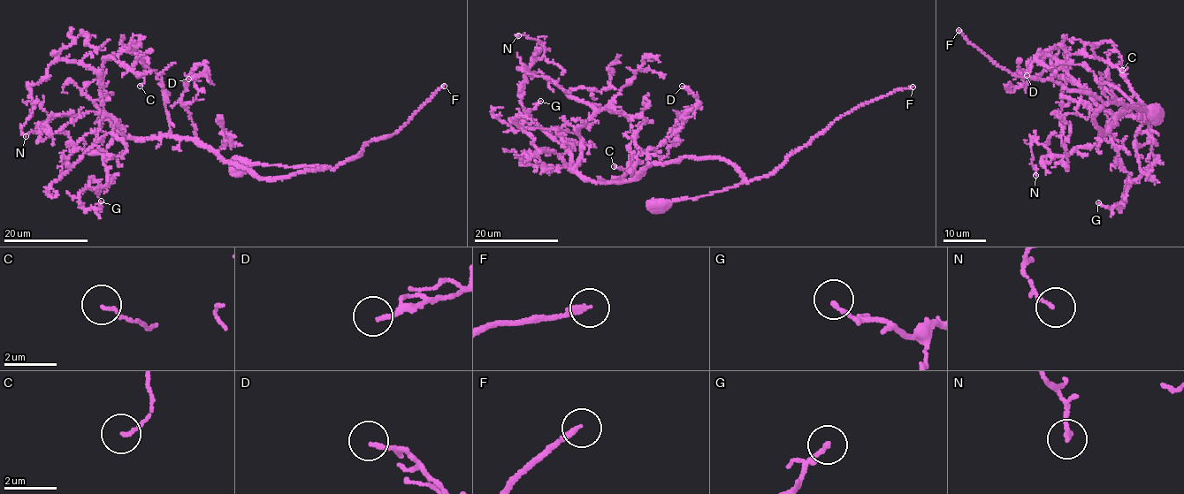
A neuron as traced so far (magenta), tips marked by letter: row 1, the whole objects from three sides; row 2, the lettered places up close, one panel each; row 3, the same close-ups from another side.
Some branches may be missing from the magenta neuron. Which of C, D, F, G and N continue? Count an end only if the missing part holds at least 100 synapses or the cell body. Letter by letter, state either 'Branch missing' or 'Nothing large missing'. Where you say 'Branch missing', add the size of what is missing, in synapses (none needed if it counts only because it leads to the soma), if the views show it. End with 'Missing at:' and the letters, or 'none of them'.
C: Nothing large missing
D: Nothing large missing
F: Branch missing. Roughly 200 synapses
G: Nothing large missing
N: Nothing large missing
Missing at: F

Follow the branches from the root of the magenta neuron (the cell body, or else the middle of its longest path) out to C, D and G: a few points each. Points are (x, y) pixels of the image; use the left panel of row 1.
C: (240, 165), (325, 168), (257, 178), (194, 140), (177, 139), (161, 81), (134, 48), (146, 59), (140, 86)
D: (240, 165), (325, 168), (267, 179), (225, 163), (198, 140), (180, 102), (202, 64), (204, 73), (188, 79)
G: (240, 165), (325, 168), (267, 179), (192, 140), (117, 134), (105, 186), (80, 193), (84, 208), (101, 201)

